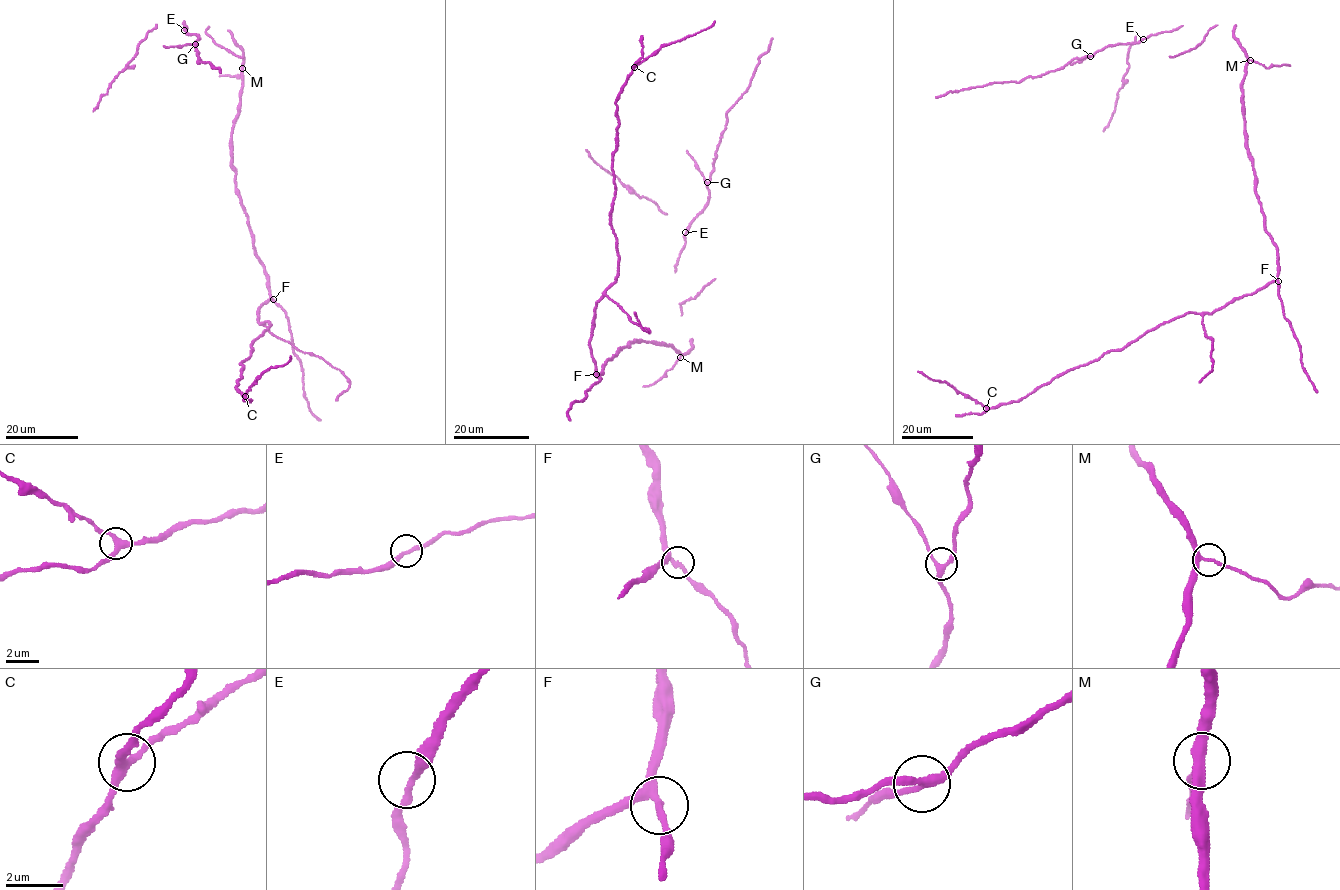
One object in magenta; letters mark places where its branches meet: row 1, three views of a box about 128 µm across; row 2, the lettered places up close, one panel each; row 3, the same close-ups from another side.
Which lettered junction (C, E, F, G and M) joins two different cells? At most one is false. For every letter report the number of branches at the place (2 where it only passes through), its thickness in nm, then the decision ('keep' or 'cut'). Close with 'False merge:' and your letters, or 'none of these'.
C: branches 3; calibre 300 nm; keep
E: branches 2; calibre 240 nm; keep
F: branches 3; calibre 180 nm; keep
G: branches 3; calibre 260 nm; keep
M: branches 3; calibre 200 nm; keep
False merge: none of these

